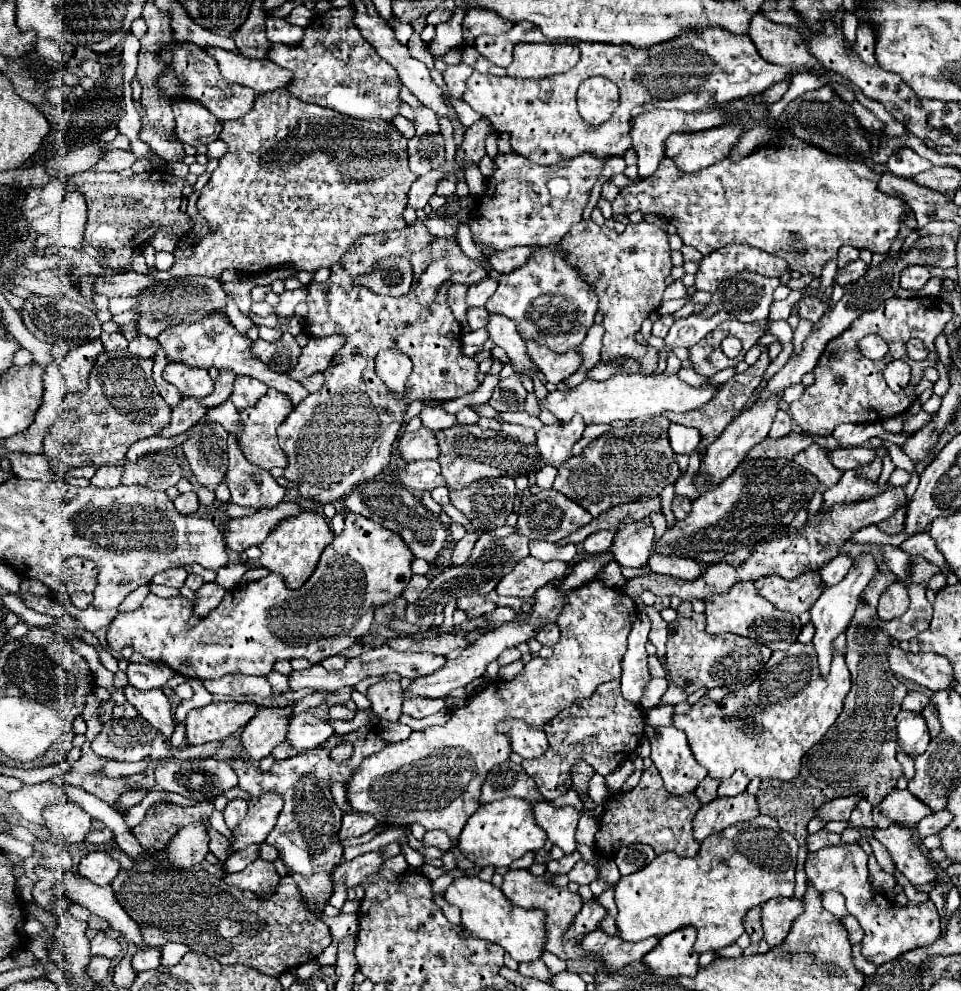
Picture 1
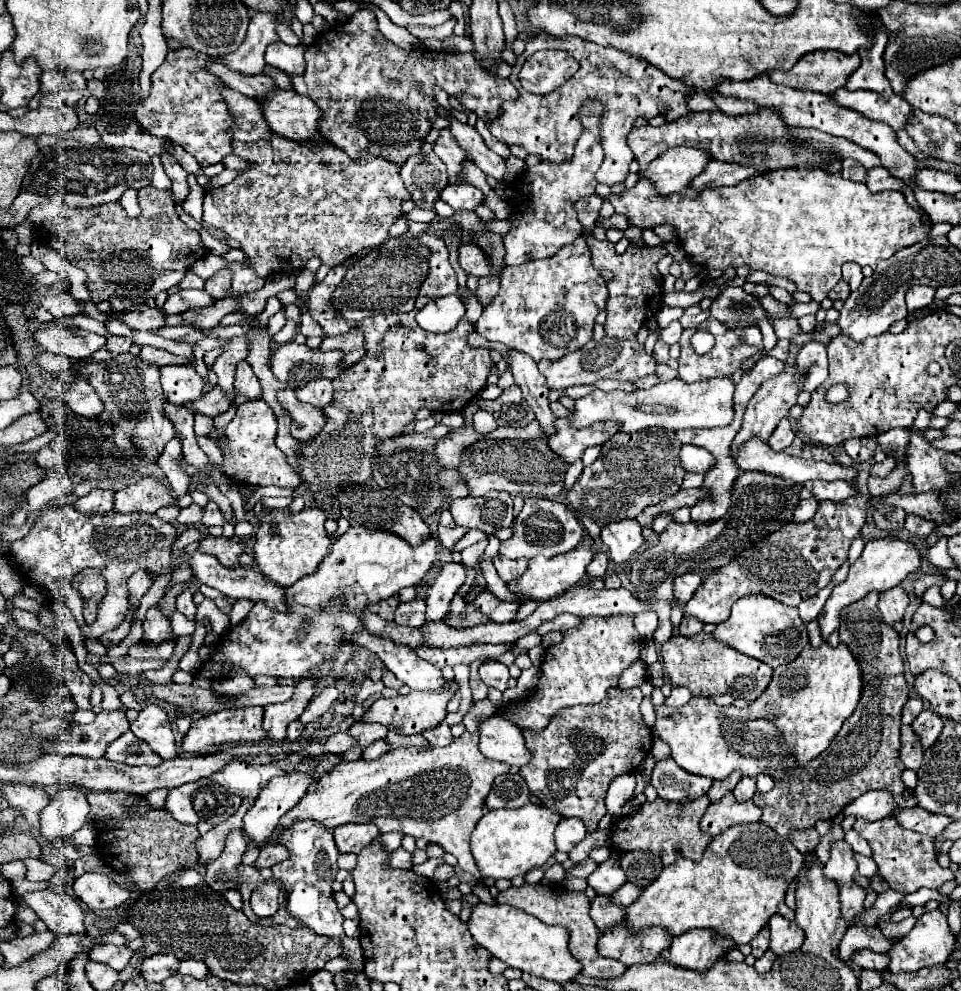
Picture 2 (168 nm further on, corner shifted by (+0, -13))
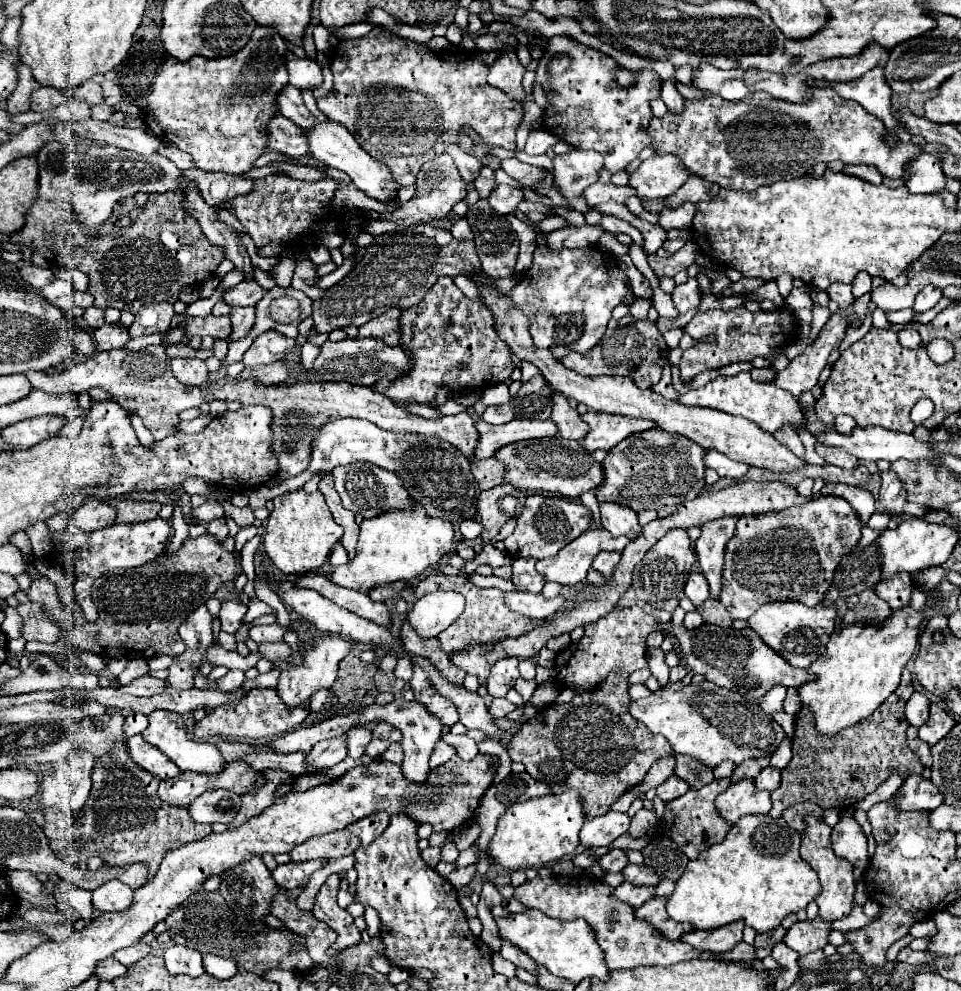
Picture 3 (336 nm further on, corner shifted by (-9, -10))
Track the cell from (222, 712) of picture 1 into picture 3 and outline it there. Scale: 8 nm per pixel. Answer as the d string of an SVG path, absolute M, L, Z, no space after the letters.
M251 689L247 699L241 699L235 705L215 707L211 715L205 715L201 721L197 721L193 729L193 739L195 741L209 741L219 737L267 739L293 731L297 725L301 725L307 719L307 715L309 715L309 701L303 703L303 707L297 707L295 711L287 711L275 689Z

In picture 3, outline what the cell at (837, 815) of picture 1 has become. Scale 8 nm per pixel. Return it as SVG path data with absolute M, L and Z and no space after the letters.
M911 775L889 799L899 811L931 811L943 803L943 795L923 775Z

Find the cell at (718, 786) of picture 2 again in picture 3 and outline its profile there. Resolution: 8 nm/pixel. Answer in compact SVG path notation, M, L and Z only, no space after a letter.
M761 757L761 759L747 759L739 767L735 767L731 775L731 785L735 785L741 779L755 779L761 769L765 769L770 764L770 757Z

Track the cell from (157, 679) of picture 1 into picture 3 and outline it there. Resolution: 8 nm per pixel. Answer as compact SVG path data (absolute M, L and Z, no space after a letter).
M135 713L135 715L129 715L127 721L125 721L125 729L127 729L127 737L131 737L133 733L141 733L143 727L147 727L147 721L141 713Z

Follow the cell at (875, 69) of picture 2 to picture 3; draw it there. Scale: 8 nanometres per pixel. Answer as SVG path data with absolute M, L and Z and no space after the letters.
M881 67L871 69L869 73L859 77L855 83L833 83L831 87L841 97L861 103L869 113L879 117L889 131L895 131L901 137L903 143L911 141L911 135L907 135L907 131L903 131L903 127L899 127L895 123L893 115L891 115L891 95L893 95L893 91L889 87Z

